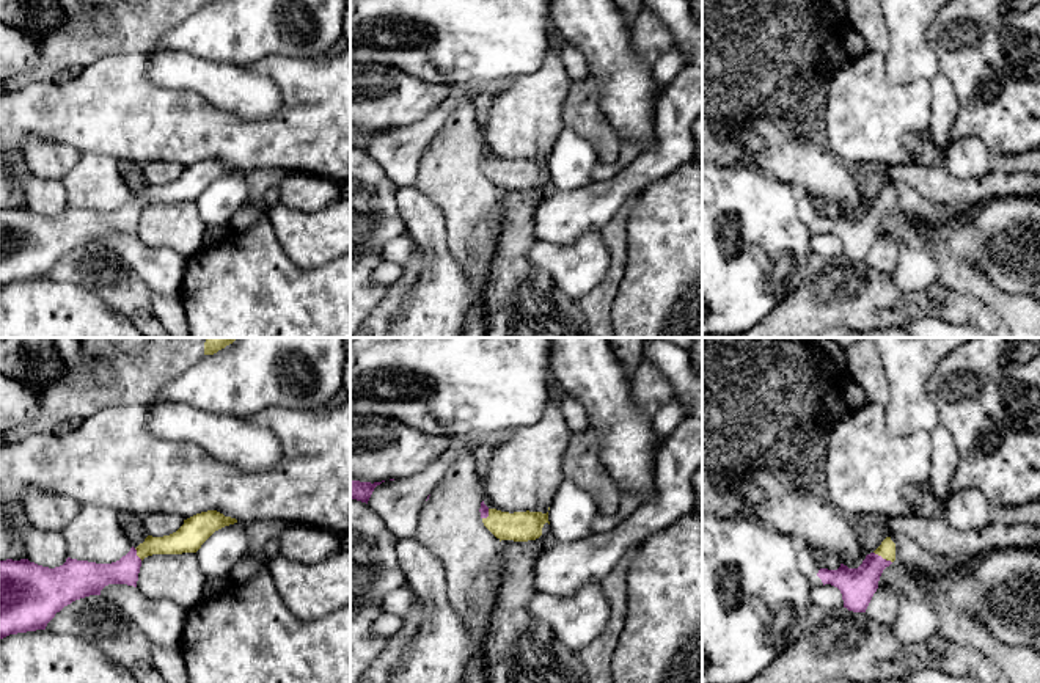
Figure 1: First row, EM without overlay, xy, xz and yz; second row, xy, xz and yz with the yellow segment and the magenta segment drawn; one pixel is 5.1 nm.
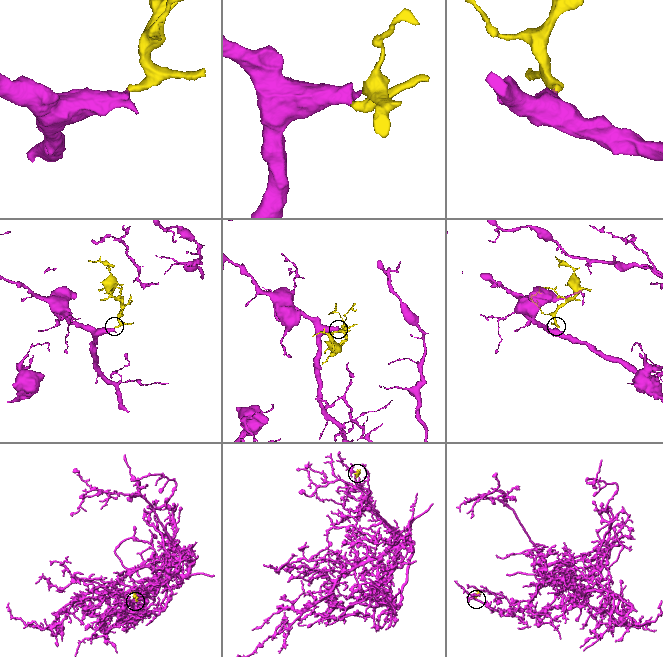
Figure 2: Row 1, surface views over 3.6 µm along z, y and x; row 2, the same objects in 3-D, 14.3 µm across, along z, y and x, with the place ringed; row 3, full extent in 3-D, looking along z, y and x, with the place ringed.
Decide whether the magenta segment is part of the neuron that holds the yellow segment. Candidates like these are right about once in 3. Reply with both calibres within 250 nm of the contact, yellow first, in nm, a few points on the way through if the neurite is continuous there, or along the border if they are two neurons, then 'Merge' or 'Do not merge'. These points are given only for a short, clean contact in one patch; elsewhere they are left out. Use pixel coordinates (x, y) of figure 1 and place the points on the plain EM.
Thickness 90 nm (yellow) against 180 nm. Path across: yz (886, 198), (883, 206), (856, 234). Merge

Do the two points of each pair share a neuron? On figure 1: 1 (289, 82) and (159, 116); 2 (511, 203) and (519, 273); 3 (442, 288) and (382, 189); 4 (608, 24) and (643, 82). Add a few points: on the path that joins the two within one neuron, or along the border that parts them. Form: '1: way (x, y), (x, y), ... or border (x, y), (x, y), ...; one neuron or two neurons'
1: way (308, 118), (292, 134), (209, 134); one neuron
2: way (516, 220), (516, 256); one neuron
3: border (395, 190), (398, 212), (407, 233); two neurons
4: way (608, 38), (610, 49), (629, 68); one neuron

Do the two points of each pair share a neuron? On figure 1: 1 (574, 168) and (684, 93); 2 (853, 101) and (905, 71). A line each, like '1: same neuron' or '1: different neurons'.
1: different neurons
2: different neurons

